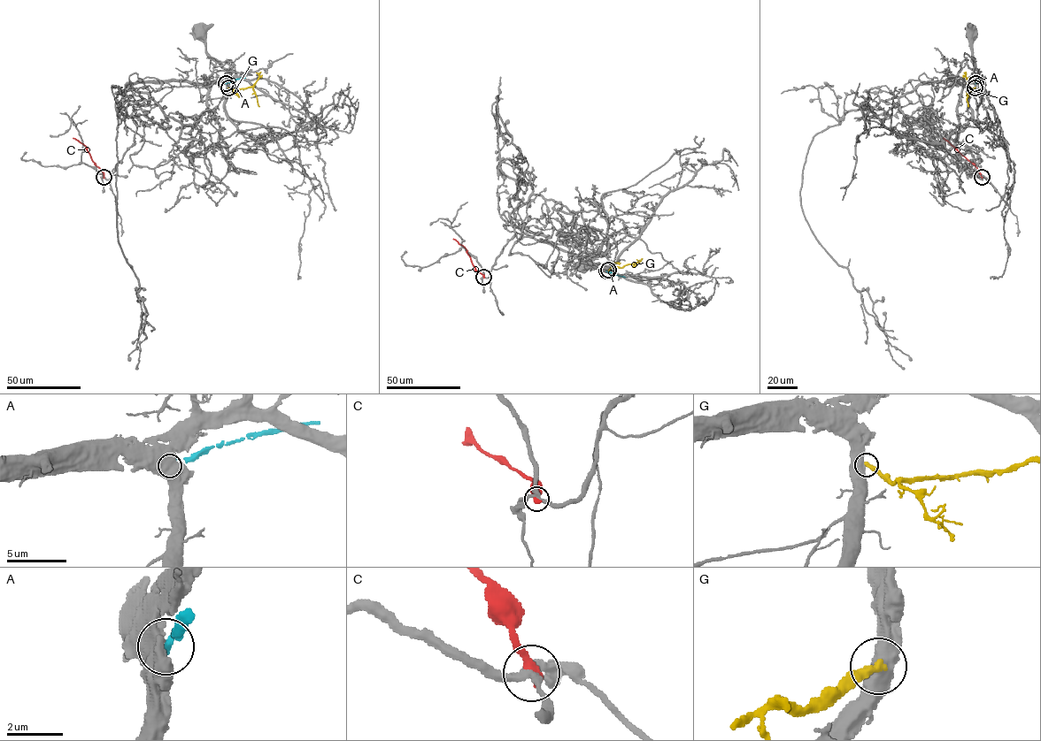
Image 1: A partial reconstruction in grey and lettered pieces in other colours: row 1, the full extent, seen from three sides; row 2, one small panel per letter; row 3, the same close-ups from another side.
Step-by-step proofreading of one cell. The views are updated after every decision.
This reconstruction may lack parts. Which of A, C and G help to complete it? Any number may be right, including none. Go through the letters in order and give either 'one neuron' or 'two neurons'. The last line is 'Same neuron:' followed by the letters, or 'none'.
A: two neurons
C: two neurons
G: two neurons
Same neuron: none

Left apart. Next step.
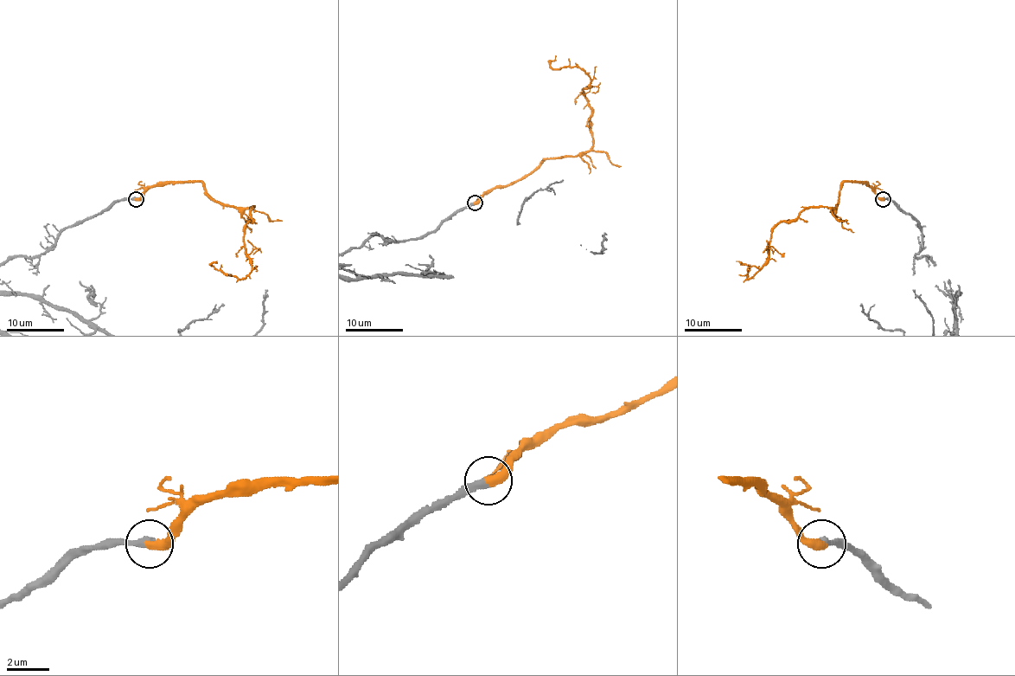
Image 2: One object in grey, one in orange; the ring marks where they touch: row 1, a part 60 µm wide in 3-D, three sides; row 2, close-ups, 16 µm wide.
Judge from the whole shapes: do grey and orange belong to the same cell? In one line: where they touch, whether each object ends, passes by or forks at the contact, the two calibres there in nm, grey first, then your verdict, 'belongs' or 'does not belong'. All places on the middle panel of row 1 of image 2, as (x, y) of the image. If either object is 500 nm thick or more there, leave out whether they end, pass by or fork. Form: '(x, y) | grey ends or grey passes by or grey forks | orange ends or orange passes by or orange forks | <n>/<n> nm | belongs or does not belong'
(475, 202) | grey ends | orange ends | 360/440 nm | belongs

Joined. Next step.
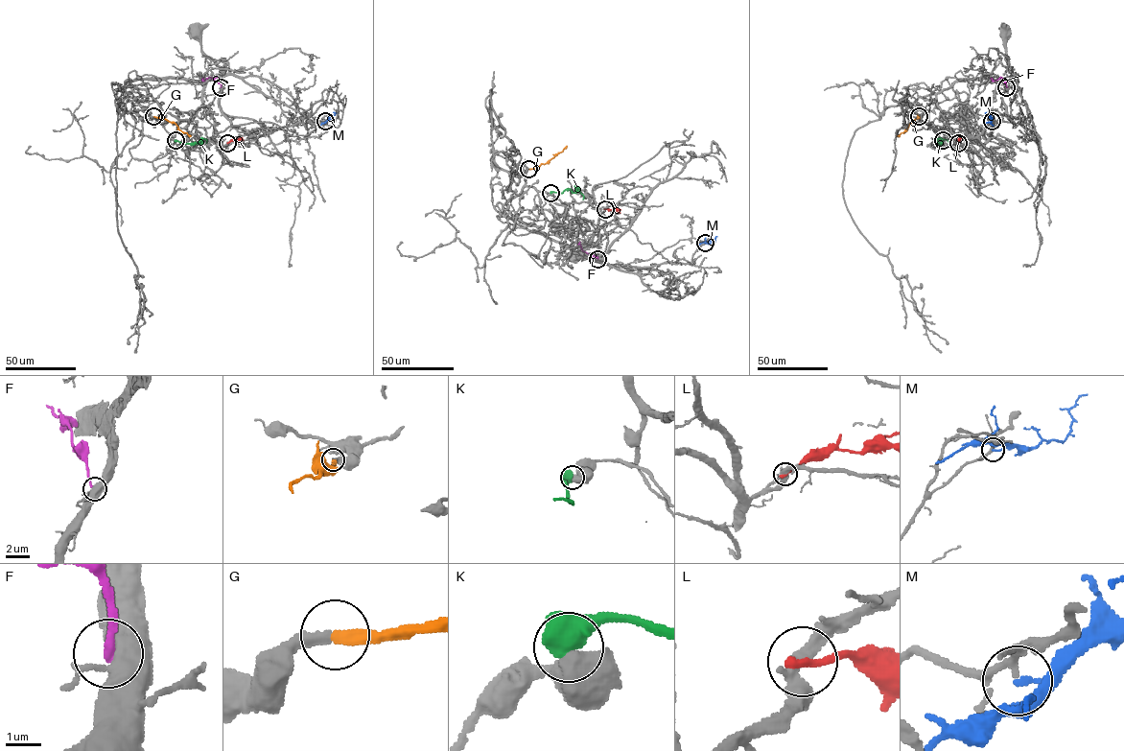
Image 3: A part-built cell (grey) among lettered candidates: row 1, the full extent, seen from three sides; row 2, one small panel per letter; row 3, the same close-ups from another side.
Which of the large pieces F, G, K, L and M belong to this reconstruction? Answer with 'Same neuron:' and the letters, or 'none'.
Same neuron: G

